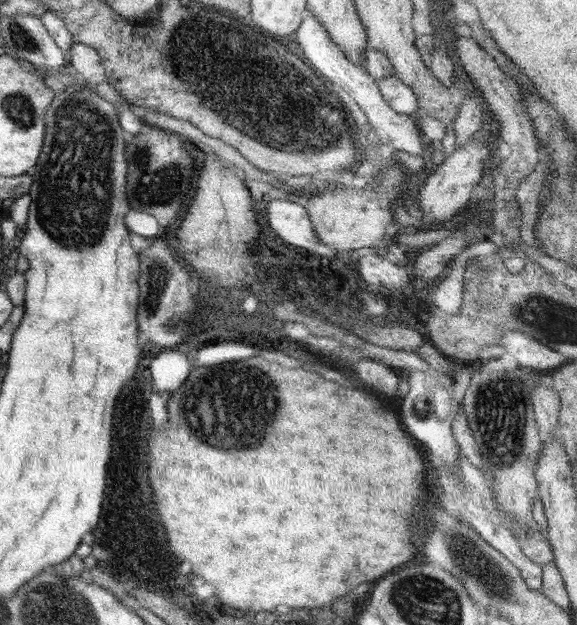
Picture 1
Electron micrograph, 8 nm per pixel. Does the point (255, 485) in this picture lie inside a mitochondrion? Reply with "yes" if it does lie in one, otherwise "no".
no

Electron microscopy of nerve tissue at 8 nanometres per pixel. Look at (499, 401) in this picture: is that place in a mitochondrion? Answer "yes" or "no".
yes

